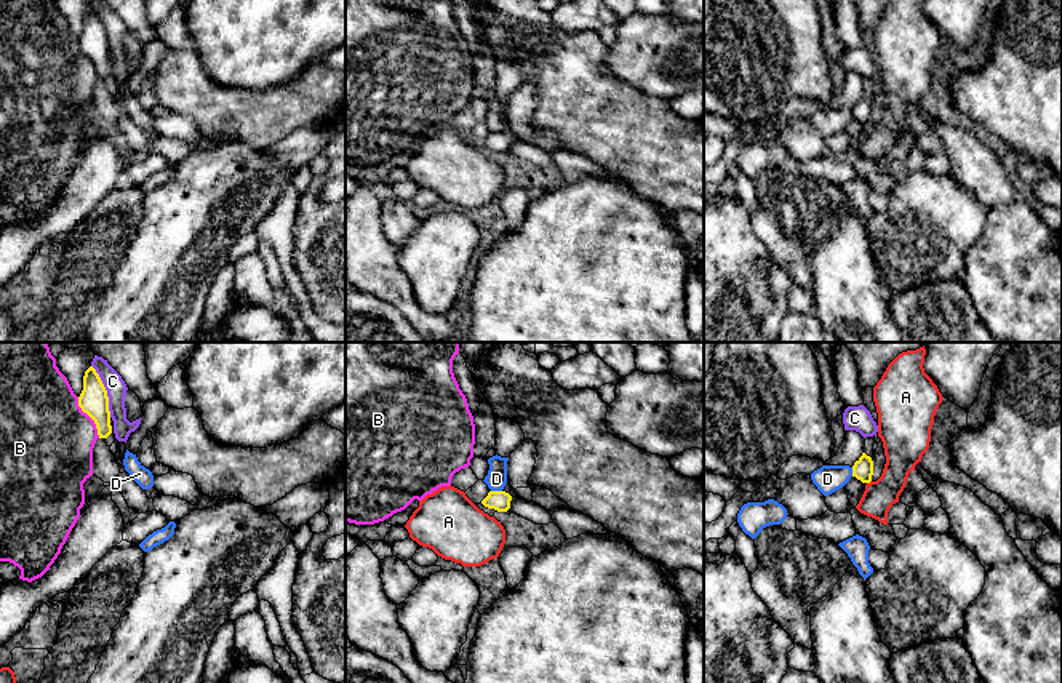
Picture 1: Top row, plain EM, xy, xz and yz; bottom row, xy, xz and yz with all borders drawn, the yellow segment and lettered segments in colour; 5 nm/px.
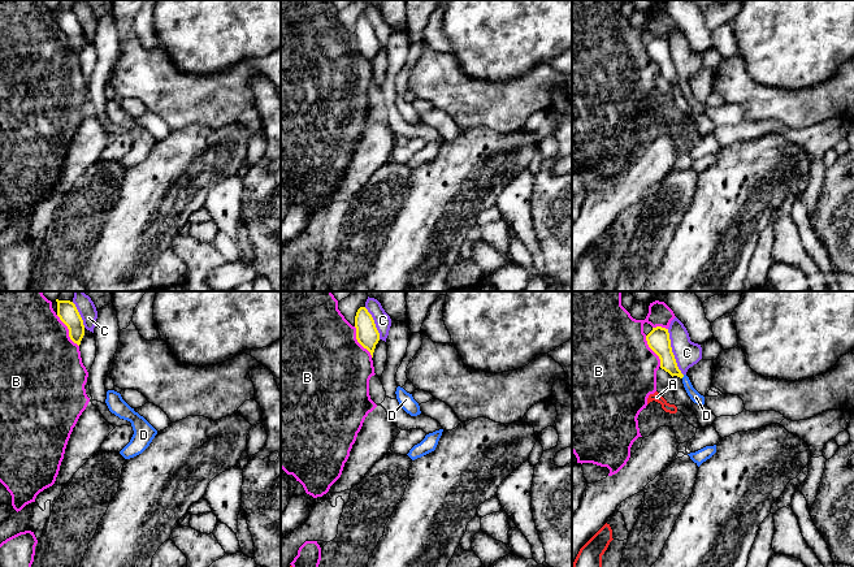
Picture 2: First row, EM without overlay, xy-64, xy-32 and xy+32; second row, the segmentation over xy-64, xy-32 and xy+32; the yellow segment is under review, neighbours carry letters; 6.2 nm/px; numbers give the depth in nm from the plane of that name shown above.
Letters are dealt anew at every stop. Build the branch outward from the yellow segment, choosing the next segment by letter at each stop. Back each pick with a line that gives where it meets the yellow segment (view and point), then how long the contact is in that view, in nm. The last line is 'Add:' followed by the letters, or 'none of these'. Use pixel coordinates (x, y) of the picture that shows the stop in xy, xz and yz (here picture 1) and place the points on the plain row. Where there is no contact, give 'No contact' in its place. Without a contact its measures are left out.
Add: none of these

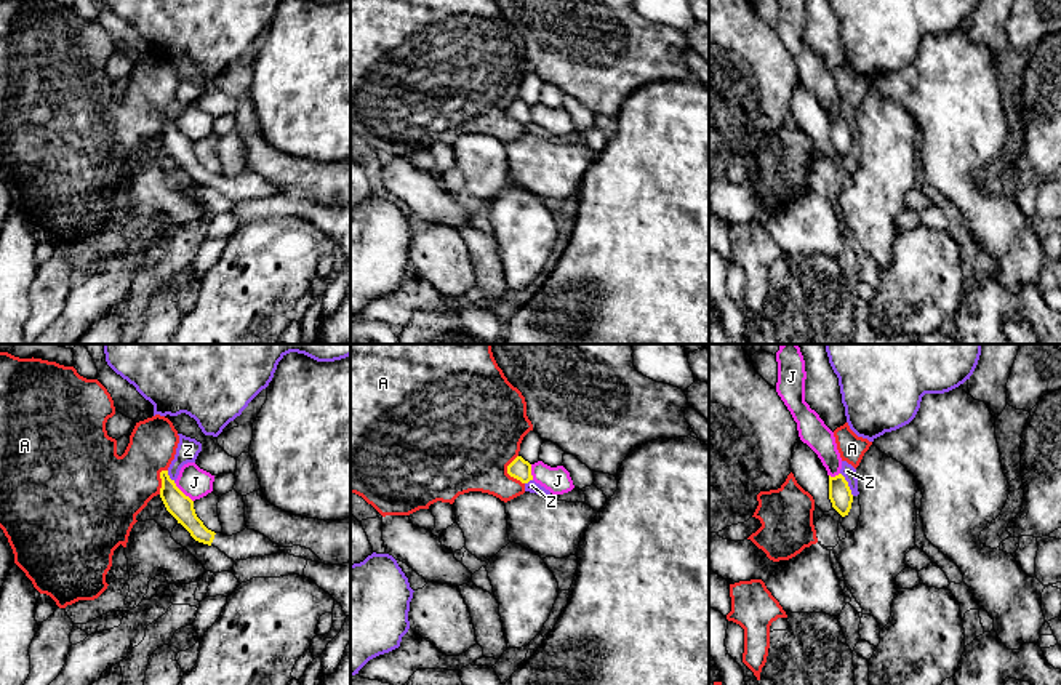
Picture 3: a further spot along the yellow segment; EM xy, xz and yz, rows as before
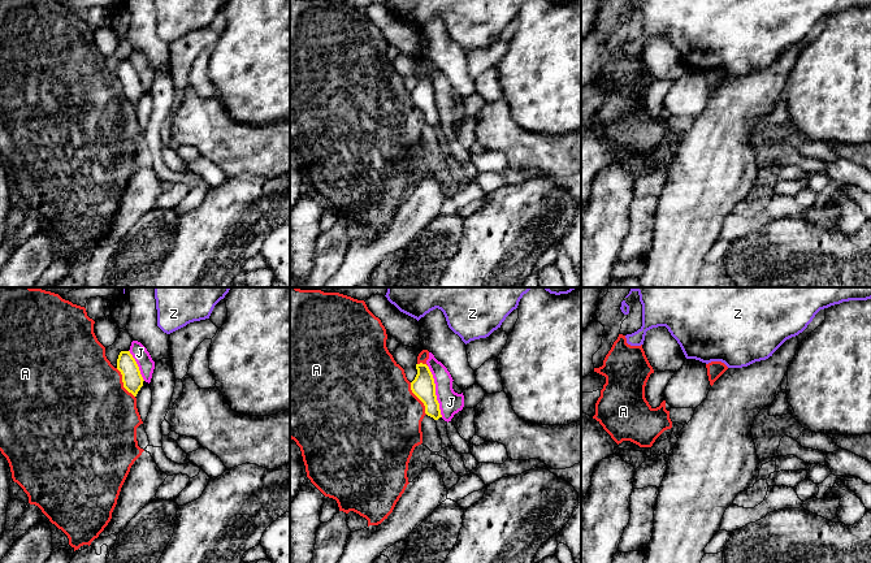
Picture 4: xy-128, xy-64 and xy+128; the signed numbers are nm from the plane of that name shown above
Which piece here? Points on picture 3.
Add: none of these

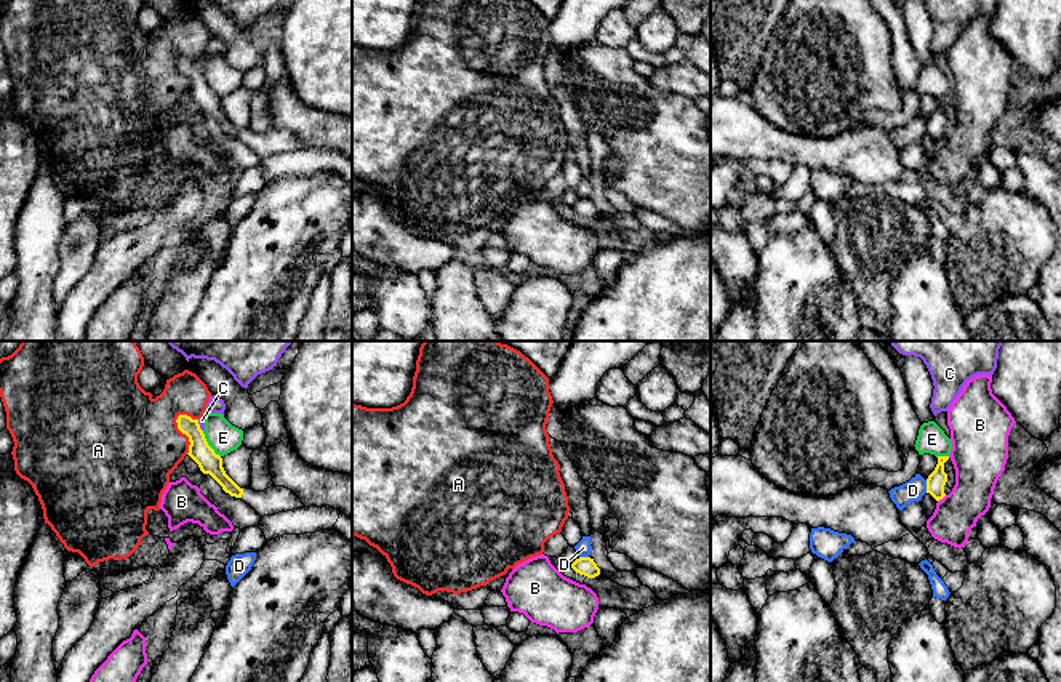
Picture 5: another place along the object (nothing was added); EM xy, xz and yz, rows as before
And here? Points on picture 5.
Add: none of these

